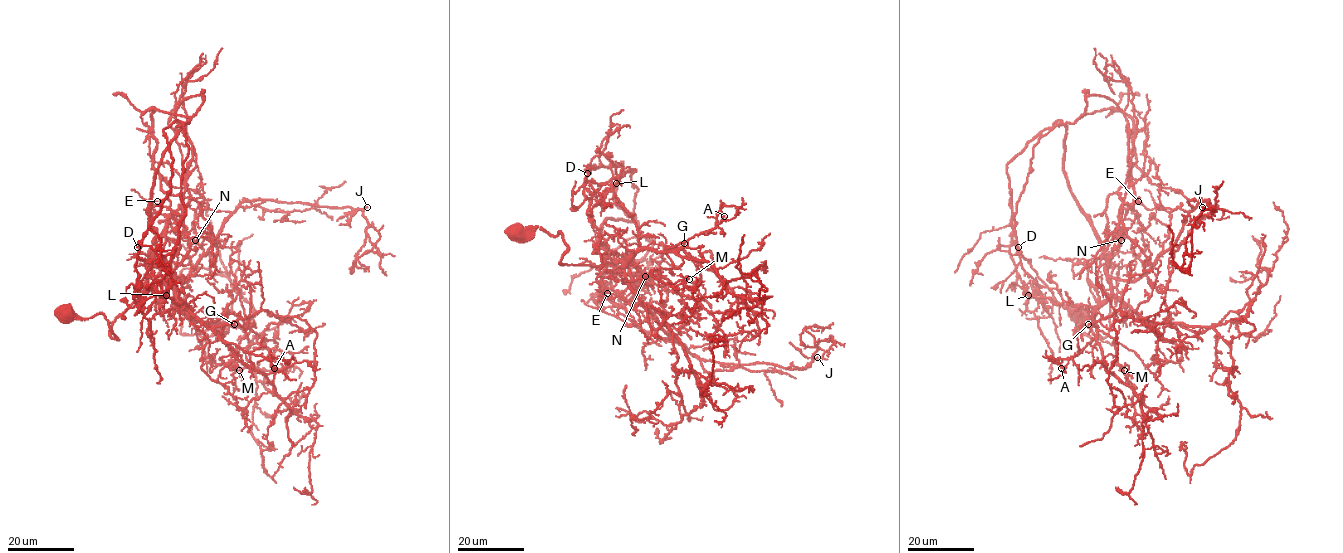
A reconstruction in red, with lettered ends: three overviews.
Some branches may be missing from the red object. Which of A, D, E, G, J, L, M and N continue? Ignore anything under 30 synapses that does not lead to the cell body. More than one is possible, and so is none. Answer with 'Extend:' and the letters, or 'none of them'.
Extend: G

